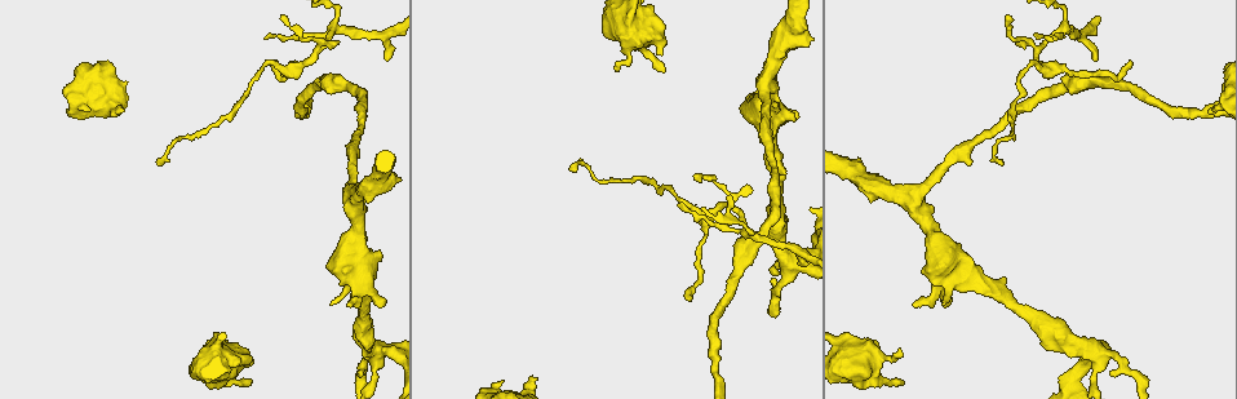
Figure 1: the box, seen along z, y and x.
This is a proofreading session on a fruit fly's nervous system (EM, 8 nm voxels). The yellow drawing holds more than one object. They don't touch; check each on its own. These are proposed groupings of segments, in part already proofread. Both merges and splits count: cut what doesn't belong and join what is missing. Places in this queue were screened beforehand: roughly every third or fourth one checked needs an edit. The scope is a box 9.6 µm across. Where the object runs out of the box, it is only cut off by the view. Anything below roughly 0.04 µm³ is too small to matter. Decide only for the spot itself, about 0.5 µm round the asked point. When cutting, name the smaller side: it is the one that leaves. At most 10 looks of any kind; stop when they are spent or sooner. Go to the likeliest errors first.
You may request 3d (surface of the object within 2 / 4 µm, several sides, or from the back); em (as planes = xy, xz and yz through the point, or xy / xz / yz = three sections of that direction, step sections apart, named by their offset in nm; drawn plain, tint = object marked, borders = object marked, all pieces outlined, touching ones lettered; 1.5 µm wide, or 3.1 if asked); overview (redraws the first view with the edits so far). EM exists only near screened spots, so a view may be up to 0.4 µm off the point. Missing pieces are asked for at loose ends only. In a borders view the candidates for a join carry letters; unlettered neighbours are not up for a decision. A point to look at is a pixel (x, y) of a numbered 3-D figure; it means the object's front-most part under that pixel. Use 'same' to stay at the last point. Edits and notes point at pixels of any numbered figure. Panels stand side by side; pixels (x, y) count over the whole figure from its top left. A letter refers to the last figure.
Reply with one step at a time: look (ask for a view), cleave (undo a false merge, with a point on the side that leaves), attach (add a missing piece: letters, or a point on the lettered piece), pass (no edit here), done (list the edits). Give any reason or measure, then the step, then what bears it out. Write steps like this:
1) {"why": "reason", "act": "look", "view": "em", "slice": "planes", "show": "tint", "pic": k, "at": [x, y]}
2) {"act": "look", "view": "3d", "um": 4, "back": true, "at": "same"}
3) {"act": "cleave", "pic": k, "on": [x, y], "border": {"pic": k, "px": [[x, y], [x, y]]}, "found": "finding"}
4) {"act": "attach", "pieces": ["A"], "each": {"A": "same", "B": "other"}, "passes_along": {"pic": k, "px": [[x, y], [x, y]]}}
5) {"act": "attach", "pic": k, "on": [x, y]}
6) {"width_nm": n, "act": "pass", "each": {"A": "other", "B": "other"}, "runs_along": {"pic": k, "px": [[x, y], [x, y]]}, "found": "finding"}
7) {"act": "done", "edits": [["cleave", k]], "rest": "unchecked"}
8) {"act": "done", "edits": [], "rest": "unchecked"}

{"why": "free end", "act": "look", "view": "3d", "um": 4, "back": true, "pic": 1, "at": [532, 375]}

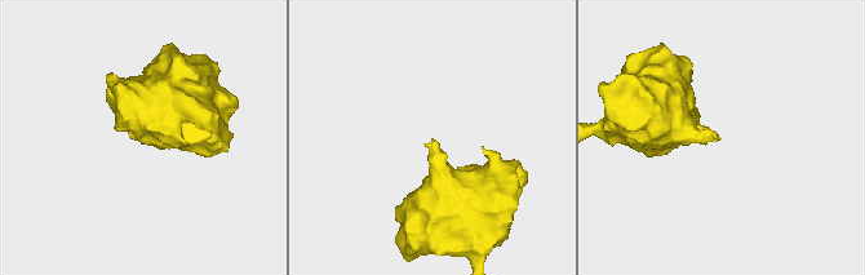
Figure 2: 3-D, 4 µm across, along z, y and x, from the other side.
{"why": "now the EM", "act": "look", "view": "em", "slice": "planes", "show": "borders", "pic": 2, "at": [433, 140]}

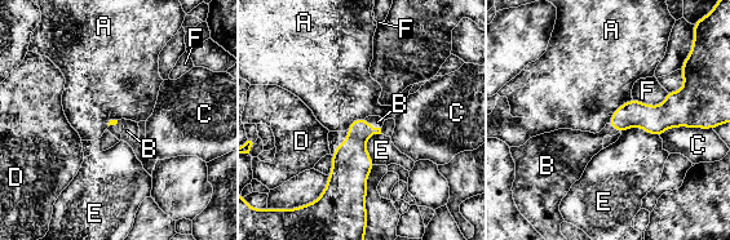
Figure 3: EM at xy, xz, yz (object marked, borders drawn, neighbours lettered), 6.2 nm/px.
{"longest_contact_nm": ["C", 260], "act": "attach", "pic": 3, "on": [377, 121], "each": {"A": "other", "B": "same", "C": "other", "D": "other", "E": "other", "F": "other"}, "found": "the neuron continues"}

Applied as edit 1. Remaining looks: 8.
{"why": "thick turns thin", "act": "look", "view": "3d", "um": 4, "pic": 1, "at": [627, 45]}

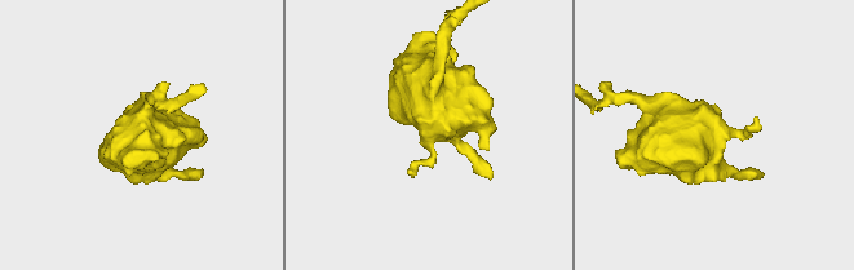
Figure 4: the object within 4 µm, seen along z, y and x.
{"act": "look", "view": "em", "slice": "planes", "show": "borders", "pic": 4, "at": [716, 133]}

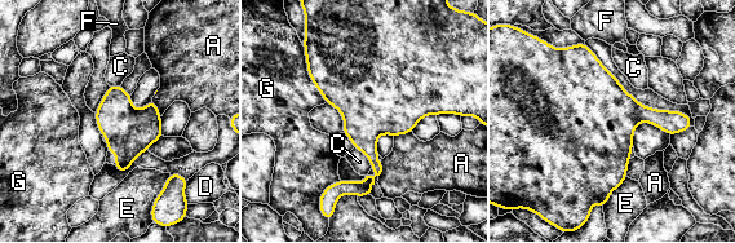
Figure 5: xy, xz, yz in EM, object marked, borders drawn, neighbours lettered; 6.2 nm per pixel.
{"longest_contact_nm": ["E", 240], "act": "pass", "each": {"A": "other", "C": "other", "D": "other", "E": "other", "F": "other", "G": "other"}, "found": "one neuron here"}

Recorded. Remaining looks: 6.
{"act": "done", "edits": [["attach", 3]], "rest": "unchecked"}

